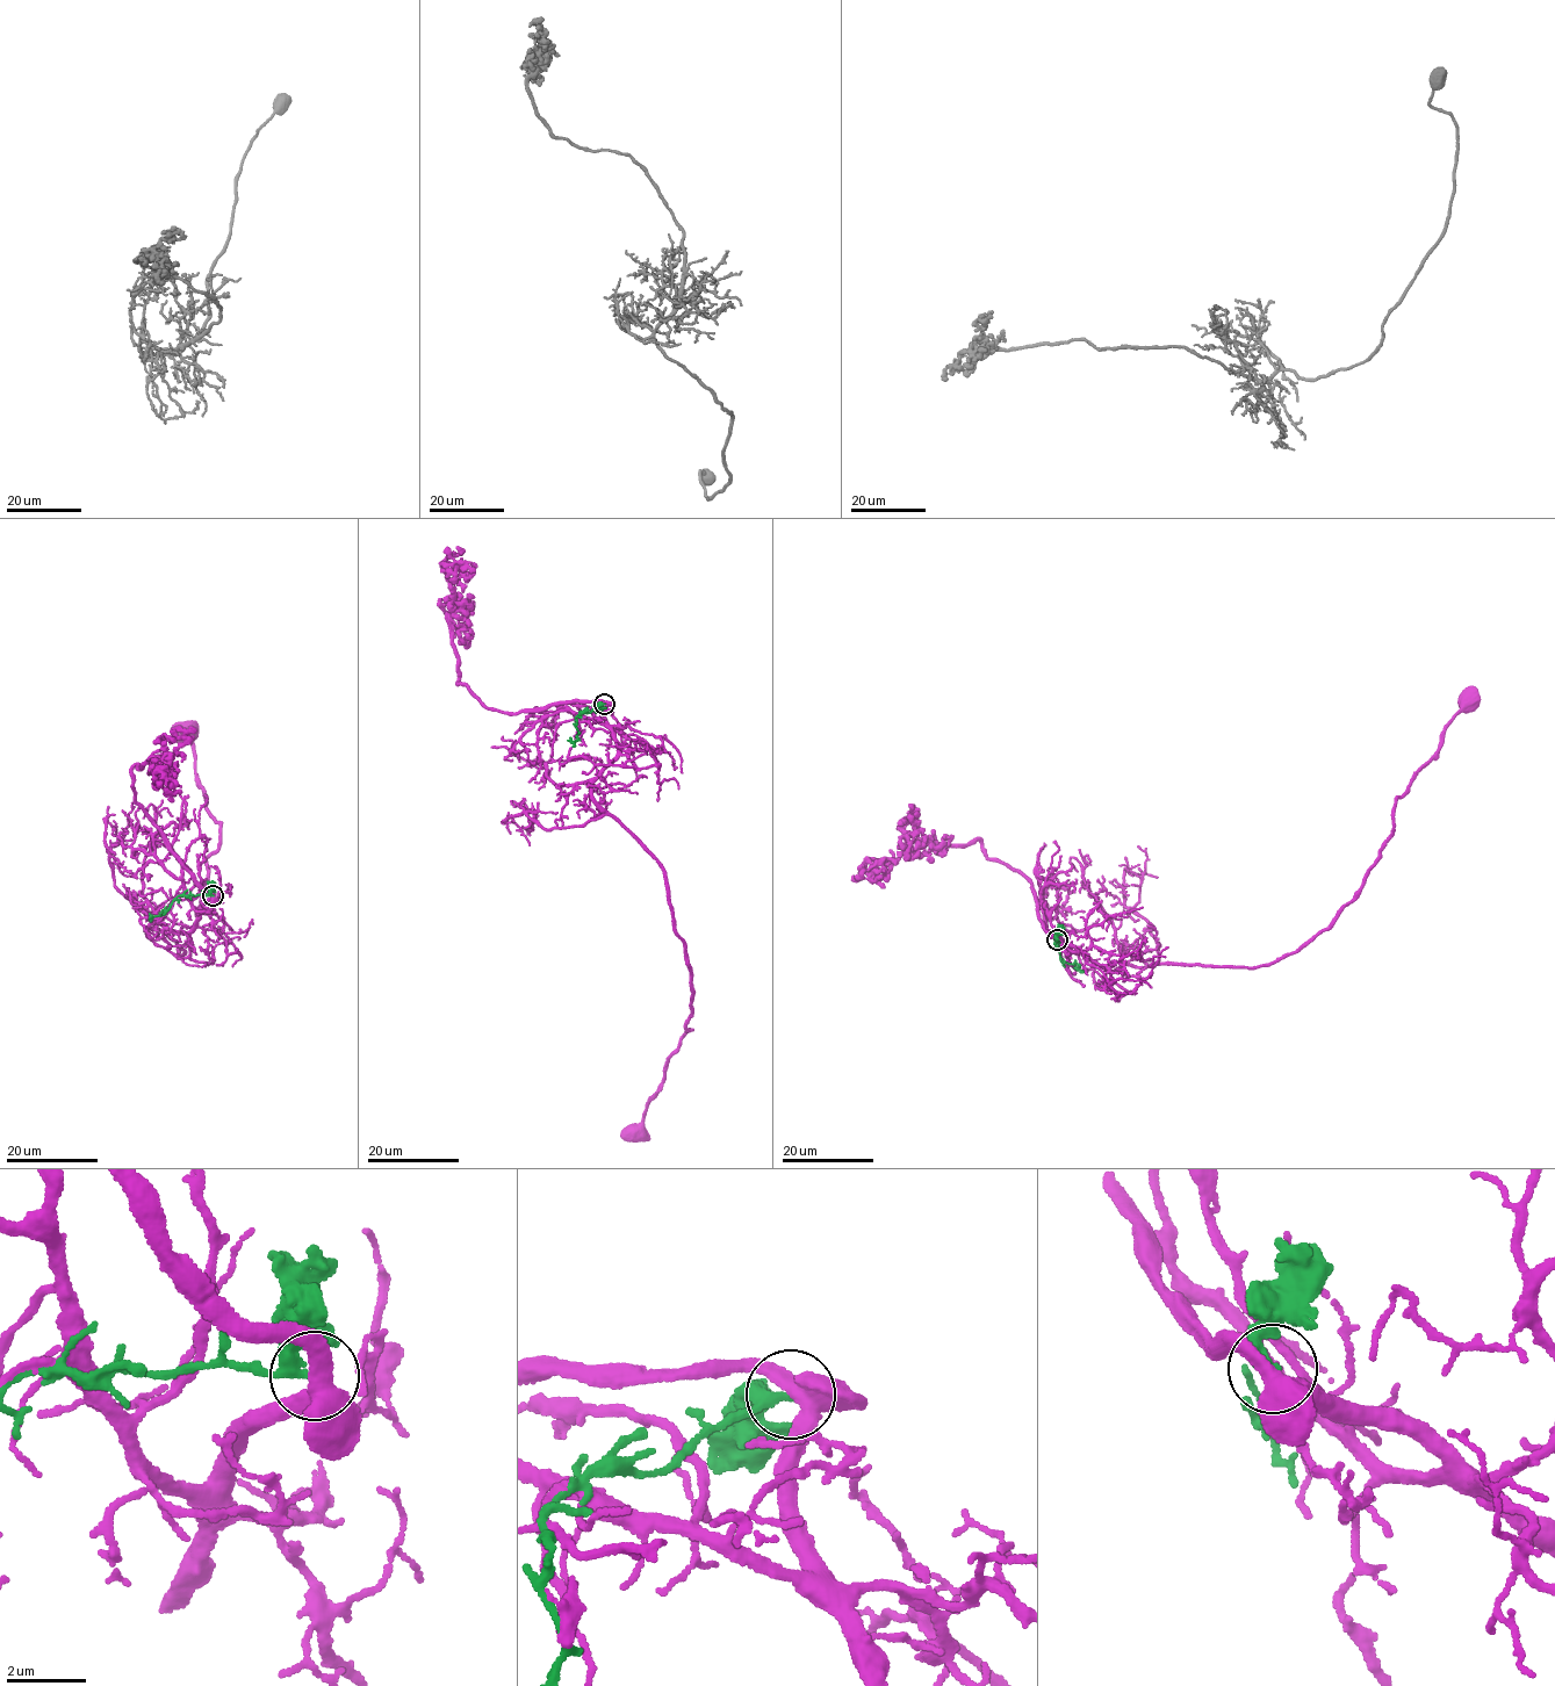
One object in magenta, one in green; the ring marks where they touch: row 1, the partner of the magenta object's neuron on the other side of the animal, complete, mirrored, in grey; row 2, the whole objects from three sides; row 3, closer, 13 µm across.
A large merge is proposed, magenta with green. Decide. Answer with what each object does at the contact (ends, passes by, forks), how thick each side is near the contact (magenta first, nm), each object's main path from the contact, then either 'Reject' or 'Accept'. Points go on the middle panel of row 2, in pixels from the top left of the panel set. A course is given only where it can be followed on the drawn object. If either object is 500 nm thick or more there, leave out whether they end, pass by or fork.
At the ring magenta forks. At the ring green passes by. Thickness 400 nm (magenta) against 240 nm. Course of magenta: (604, 704), (617, 757), (594, 780), (591, 797), (662, 867), (691, 986), (691, 1029), (666, 1061), (638, 1135). Course of green: (604, 704), (589, 712), (580, 712), (576, 722), (577, 739), (567, 741). Reject

